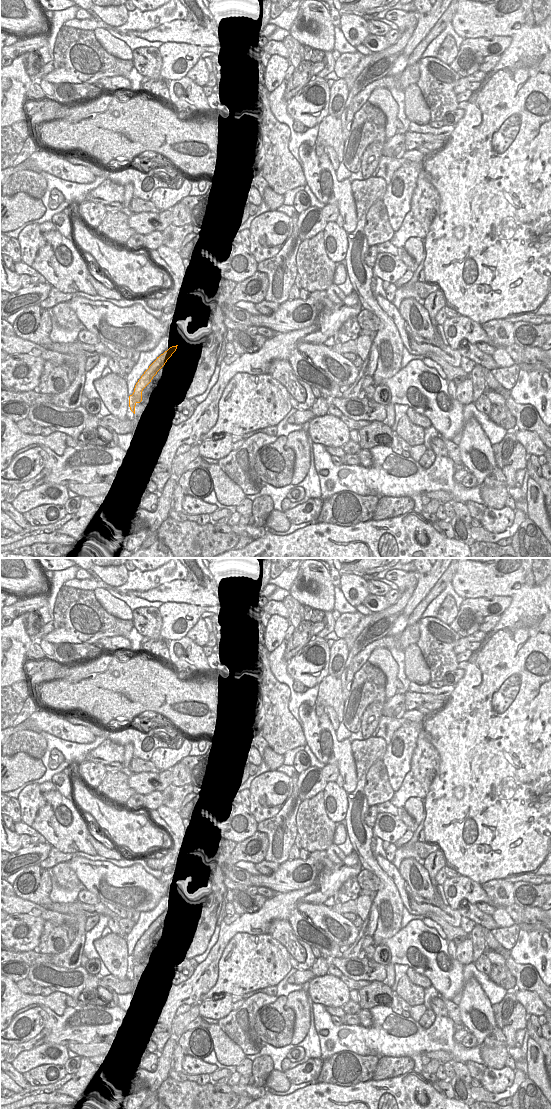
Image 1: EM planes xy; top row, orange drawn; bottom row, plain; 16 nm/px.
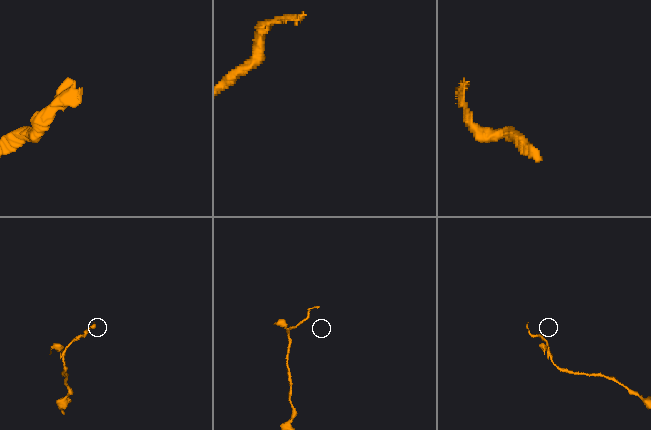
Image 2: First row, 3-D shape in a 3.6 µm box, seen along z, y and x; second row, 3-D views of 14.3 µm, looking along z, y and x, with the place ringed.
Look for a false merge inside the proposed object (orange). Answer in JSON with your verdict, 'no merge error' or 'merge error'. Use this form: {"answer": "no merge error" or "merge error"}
{"answer": "merge error"}

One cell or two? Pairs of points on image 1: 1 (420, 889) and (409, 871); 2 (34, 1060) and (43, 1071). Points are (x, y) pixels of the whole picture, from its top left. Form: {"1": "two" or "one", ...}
{"1": "one", "2": "two"}

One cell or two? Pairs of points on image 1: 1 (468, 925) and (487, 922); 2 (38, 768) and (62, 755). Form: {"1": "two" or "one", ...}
{"1": "two", "2": "two"}

